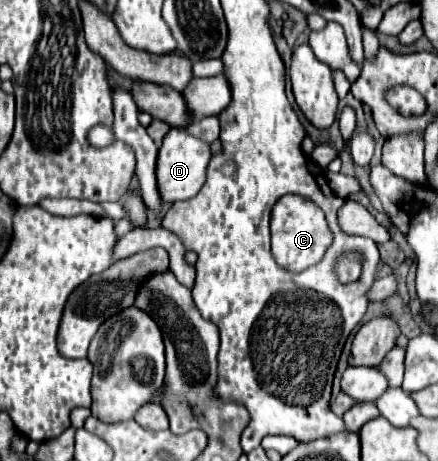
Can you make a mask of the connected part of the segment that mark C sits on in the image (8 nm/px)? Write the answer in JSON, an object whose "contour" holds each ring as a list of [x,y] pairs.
{"contour":[[[281,196],[271,210],[271,252],[275,262],[289,272],[301,272],[317,264],[325,250],[331,246],[333,234],[325,222],[325,216],[317,204],[303,196]]]}

